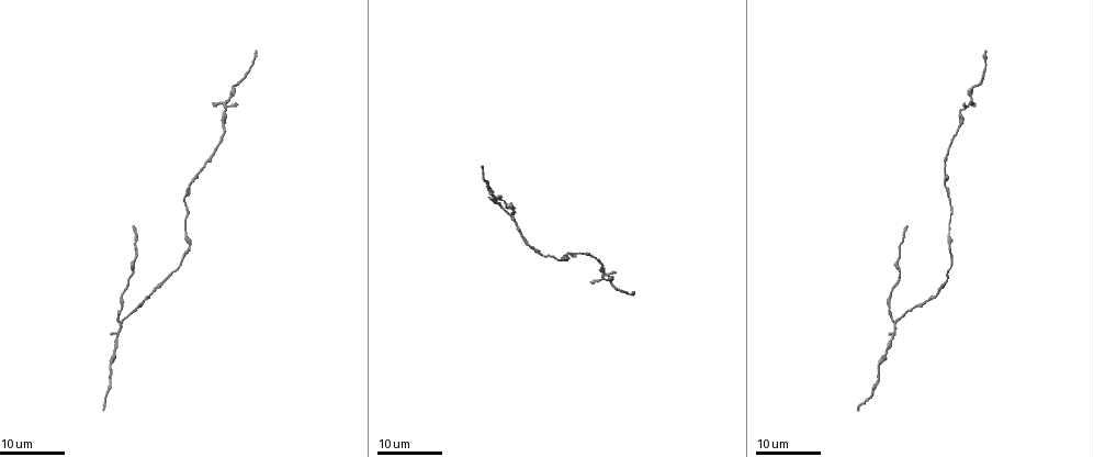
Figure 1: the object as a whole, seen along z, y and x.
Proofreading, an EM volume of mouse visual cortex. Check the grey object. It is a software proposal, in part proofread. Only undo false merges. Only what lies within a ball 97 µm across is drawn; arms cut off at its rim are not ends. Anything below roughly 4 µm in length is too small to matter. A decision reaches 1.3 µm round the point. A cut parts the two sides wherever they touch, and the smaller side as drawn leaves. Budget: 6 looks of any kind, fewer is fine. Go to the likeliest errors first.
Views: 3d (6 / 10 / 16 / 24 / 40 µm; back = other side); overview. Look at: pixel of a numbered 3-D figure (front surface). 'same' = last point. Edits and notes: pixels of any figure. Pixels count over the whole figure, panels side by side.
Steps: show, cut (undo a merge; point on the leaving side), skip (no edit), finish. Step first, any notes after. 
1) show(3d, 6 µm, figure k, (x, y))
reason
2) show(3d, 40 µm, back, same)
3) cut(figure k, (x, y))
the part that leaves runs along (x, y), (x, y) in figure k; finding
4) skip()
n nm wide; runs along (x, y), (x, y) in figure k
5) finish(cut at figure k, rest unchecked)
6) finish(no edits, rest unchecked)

show(3d, 24 µm, figure 1, (895, 323))
three arms meet

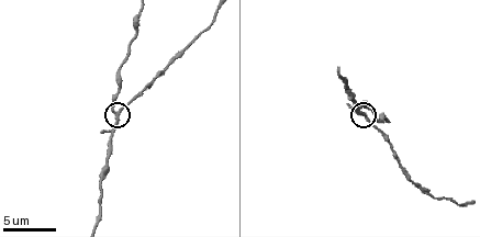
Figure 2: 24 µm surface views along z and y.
show(3d, 6 µm, figure 2, (118, 113))

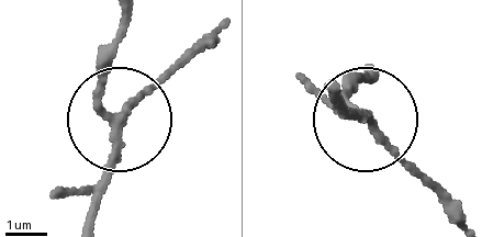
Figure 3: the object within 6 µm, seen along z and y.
skip()
runs along (224, 25), (133, 105), (90, 217) in figure 3; one neuron here

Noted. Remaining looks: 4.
show(3d, 10 µm, figure 2, (393, 147))

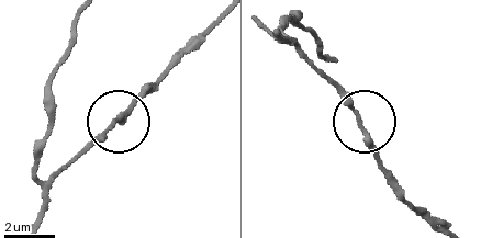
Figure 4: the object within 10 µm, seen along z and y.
skip()
200 nm wide; runs along (433, 223), (409, 204), (351, 103), (315, 67) in figure 4; all the same neuron

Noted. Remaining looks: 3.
show(3d, 24 µm, figure 1, (225, 112))

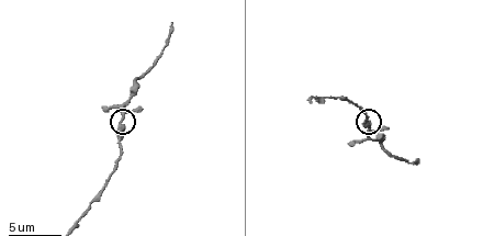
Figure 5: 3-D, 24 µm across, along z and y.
show(3d, 10 µm, figure 5, (122, 126))
closer look

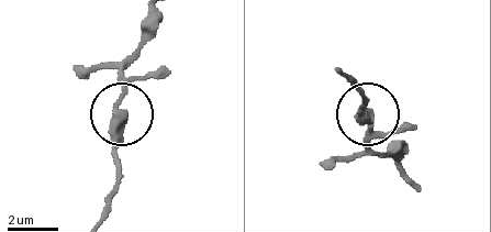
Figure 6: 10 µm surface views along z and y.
skip()
all the same neuron

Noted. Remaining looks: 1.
finish(no edits, rest unchecked)

